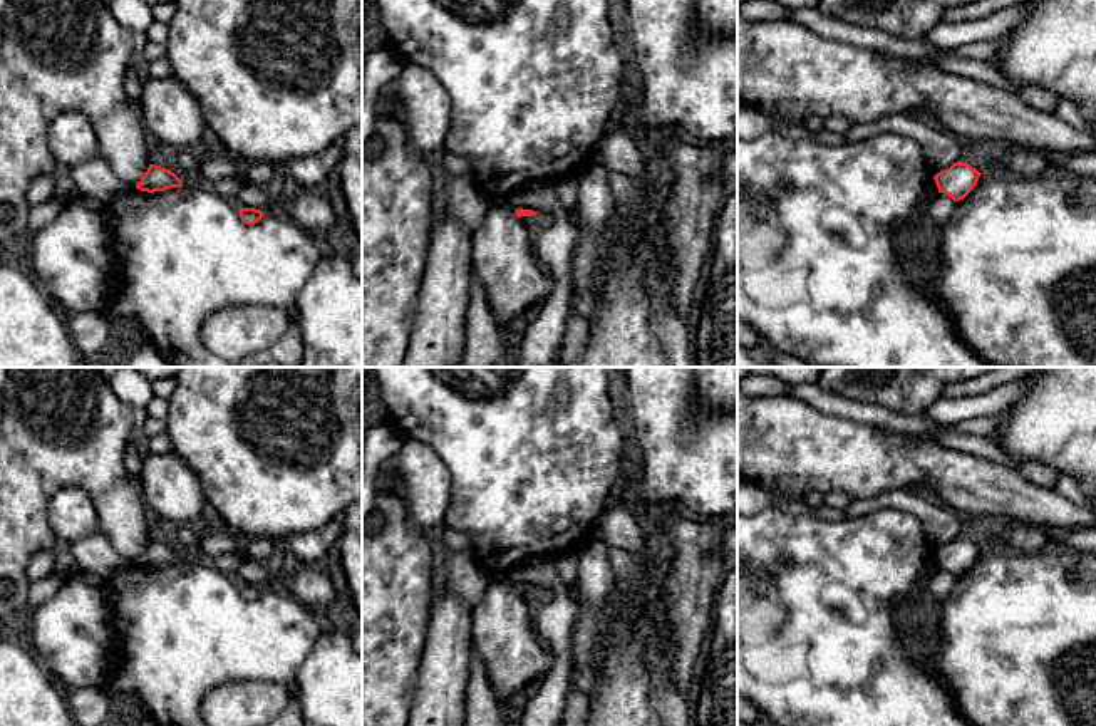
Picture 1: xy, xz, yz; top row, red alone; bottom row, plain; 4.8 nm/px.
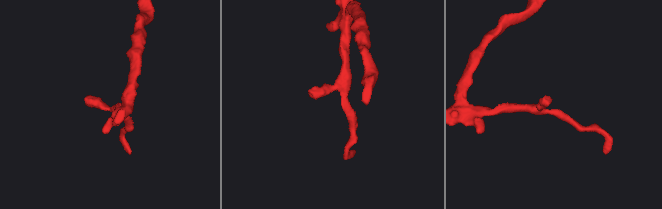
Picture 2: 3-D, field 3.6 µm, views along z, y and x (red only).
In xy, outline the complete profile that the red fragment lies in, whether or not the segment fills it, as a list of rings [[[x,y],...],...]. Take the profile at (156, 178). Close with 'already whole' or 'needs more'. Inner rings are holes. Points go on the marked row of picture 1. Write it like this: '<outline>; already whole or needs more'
[[[149,164],[147,171],[141,178],[141,181],[136,184],[137,189],[154,193],[154,191],[164,191],[169,188],[181,188],[183,181],[169,169]]]; already whole

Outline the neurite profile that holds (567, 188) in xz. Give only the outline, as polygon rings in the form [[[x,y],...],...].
[[[565,176],[561,179],[556,179],[555,184],[556,194],[560,198],[560,203],[575,215],[576,203],[578,203],[578,184],[573,176]]]

